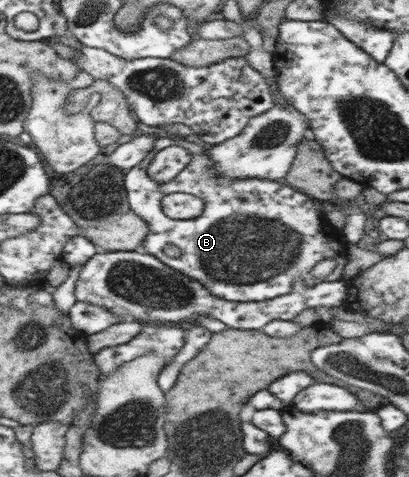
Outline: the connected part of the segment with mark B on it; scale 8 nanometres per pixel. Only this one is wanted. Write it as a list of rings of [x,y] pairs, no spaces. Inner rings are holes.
[[[157,137],[153,148],[145,158],[124,173],[123,188],[131,212],[147,224],[147,235],[143,239],[140,250],[157,258],[168,268],[194,281],[199,281],[213,296],[231,302],[259,302],[291,292],[296,278],[300,278],[300,282],[308,287],[315,286],[322,280],[331,282],[341,280],[340,276],[346,264],[346,248],[349,244],[345,242],[340,230],[330,225],[324,220],[323,215],[319,214],[319,207],[315,200],[289,187],[283,181],[258,178],[232,179],[225,175],[218,176],[208,154],[203,153],[202,147],[193,142],[183,141],[183,138]],[[168,146],[184,148],[190,154],[190,159],[187,166],[169,182],[157,183],[147,176],[146,168],[155,153]],[[173,192],[191,194],[201,199],[204,205],[201,214],[187,221],[172,220],[163,215],[160,206],[161,198]],[[166,244],[173,244],[181,251],[179,258],[168,258],[163,254],[163,247]],[[325,259],[335,261],[333,271],[321,279],[311,277],[309,273],[311,269]]]

